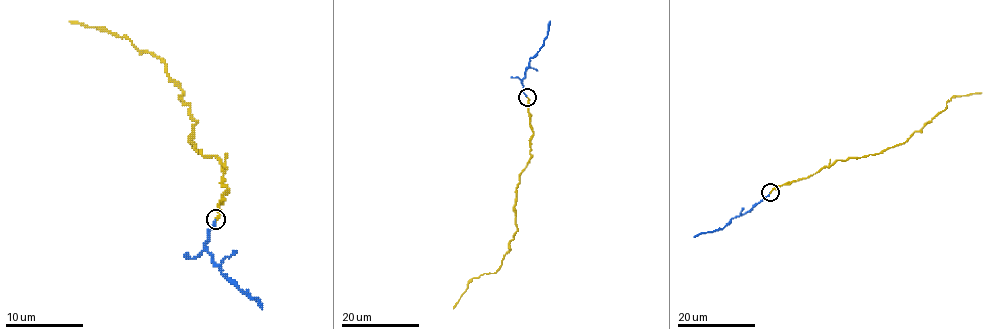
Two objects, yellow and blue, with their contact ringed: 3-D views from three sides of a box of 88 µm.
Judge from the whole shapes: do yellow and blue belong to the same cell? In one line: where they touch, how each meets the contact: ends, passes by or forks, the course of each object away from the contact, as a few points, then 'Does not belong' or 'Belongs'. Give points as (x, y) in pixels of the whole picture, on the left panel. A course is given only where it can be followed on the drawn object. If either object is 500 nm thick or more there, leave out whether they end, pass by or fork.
Place: (216, 219). At the ring yellow ends. At the ring blue ends. Course of yellow: (215, 219), (229, 190), (223, 167), (194, 147), (196, 120), (166, 66), (98, 27), (69, 21). Course of blue: (215, 219), (207, 231), (209, 239), (205, 249), (221, 272), (240, 291), (256, 299), (262, 309). Belongs

